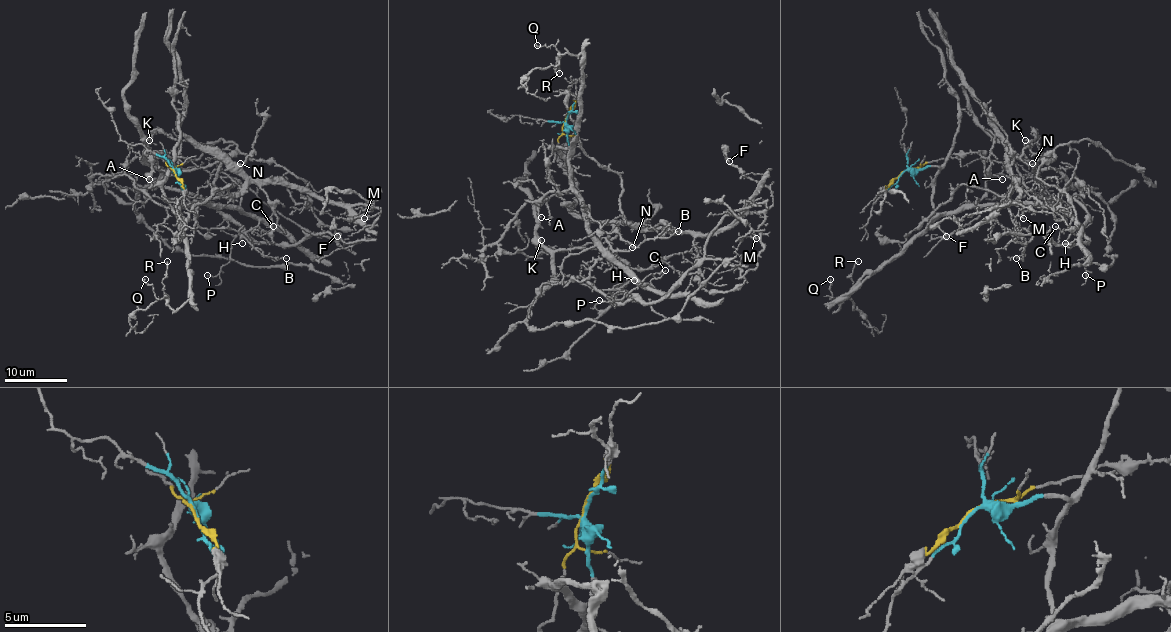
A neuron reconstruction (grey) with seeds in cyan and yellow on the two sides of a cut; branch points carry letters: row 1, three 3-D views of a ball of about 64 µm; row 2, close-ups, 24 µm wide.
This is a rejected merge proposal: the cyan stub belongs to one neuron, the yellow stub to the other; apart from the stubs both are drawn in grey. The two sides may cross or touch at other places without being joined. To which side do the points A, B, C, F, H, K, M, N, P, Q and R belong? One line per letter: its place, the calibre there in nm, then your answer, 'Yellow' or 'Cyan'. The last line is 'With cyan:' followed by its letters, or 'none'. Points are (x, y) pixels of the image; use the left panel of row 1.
A: Place: (149, 179). Thickness 130 nm. Yellow
B: Place: (286, 258). Thickness 90 nm. Cyan
C: Place: (273, 226). Thickness 120 nm. Cyan
F: Place: (337, 236). Thickness 130 nm. Yellow
H: Place: (242, 243). Thickness 100 nm. Cyan
K: Place: (149, 140). Thickness 110 nm. Yellow
M: Place: (364, 218). Thickness 140 nm. Yellow
N: Place: (240, 163). Thickness 80 nm. Yellow
P: Place: (207, 275). Thickness 110 nm. Cyan
Q: Place: (145, 279). Thickness 130 nm. Cyan
R: Place: (167, 261). Thickness 110 nm. Cyan
With cyan: B, C, H, P, Q, R

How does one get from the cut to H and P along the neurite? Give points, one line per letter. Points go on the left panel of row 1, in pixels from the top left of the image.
H: (174, 171), (162, 187), (162, 194), (177, 213), (188, 204), (238, 205), (259, 221), (242, 243)
P: (174, 171), (162, 187), (177, 213), (188, 204), (238, 205), (259, 221), (207, 274)

